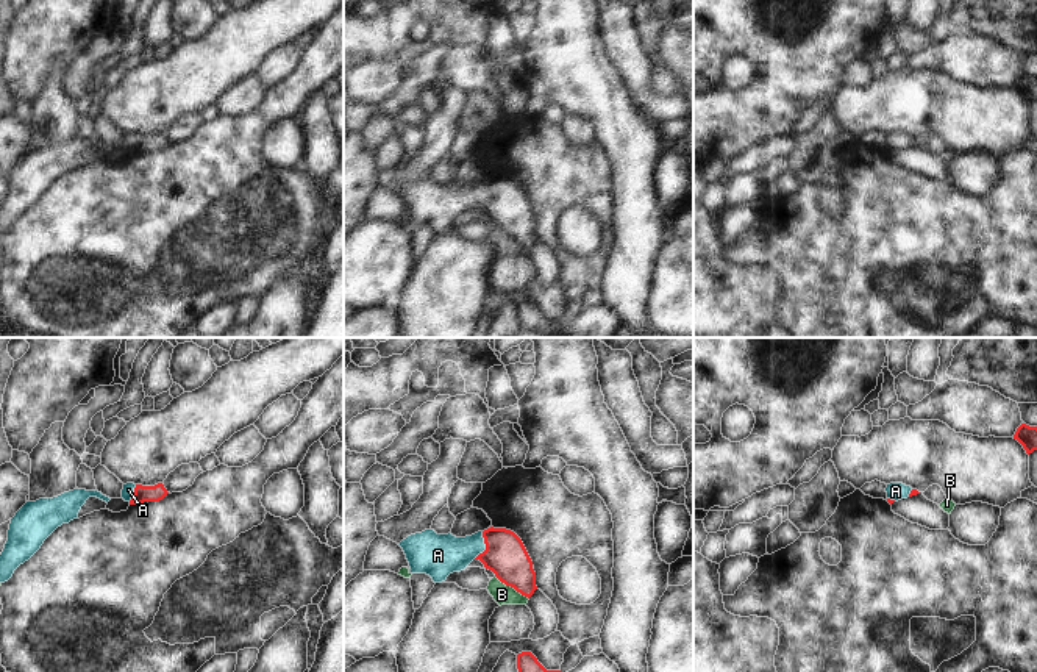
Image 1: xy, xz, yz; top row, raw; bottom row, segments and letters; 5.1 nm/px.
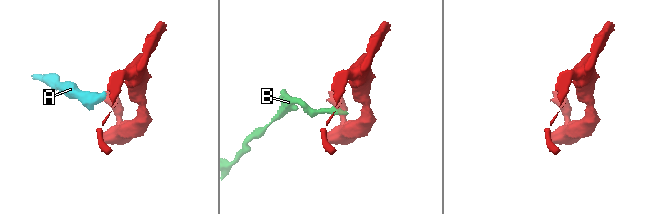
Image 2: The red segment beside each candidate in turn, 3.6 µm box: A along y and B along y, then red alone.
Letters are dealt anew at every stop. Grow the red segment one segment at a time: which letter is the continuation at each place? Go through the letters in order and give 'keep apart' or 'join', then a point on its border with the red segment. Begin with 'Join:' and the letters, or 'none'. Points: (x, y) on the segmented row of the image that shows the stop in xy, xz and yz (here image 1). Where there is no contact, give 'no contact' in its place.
Join: A
A: join | xz (486, 546)
B: keep apart | xz (513, 586)

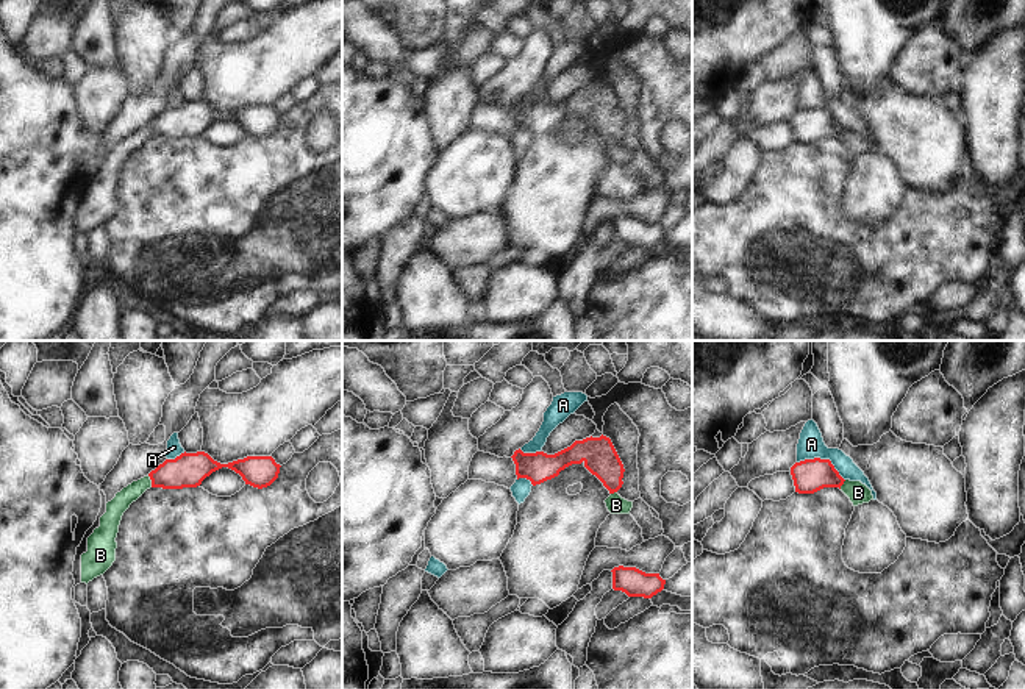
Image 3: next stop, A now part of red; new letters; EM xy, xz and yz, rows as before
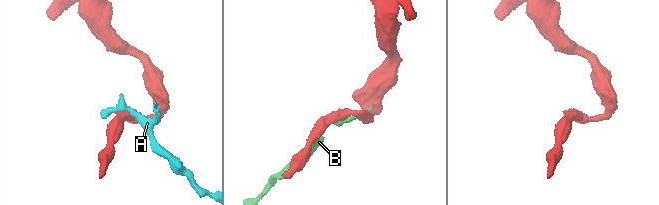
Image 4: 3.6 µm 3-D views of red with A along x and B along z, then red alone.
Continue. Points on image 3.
Join: none
A: keep apart | yz (824, 460)
B: keep apart | xy (152, 481)

